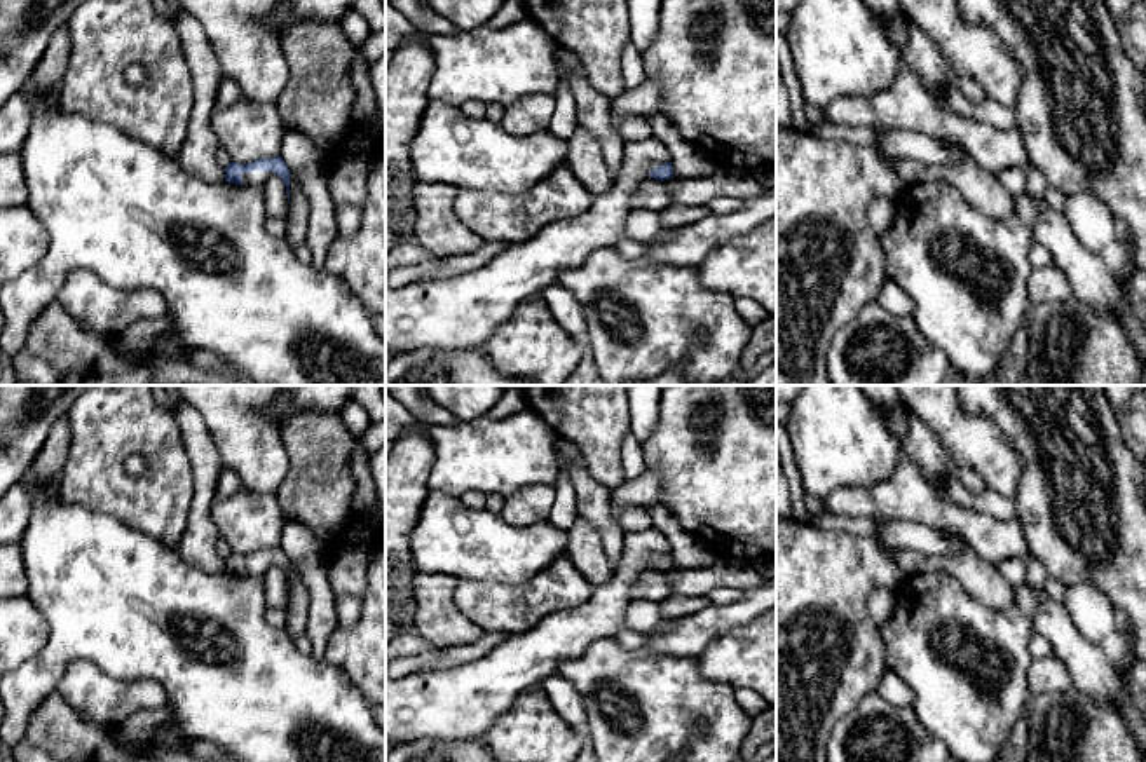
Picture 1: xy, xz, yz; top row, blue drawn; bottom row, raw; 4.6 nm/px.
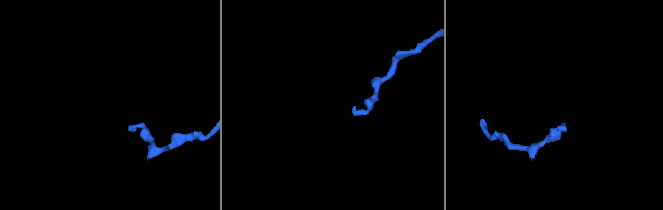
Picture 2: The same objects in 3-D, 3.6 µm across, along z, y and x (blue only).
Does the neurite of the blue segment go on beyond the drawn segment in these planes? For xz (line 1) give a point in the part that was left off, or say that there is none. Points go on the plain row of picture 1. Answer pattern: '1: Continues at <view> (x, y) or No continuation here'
1: No continuation here

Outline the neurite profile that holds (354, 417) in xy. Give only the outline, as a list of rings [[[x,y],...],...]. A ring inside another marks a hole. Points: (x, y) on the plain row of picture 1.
[[[351,401],[340,412],[340,417],[354,438],[361,438],[366,432],[366,429],[372,425],[372,420],[370,420],[366,410],[358,401]]]

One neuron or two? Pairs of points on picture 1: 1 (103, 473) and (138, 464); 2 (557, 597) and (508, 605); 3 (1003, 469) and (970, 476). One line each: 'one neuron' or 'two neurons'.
1: two neurons
2: one neuron
3: two neurons

